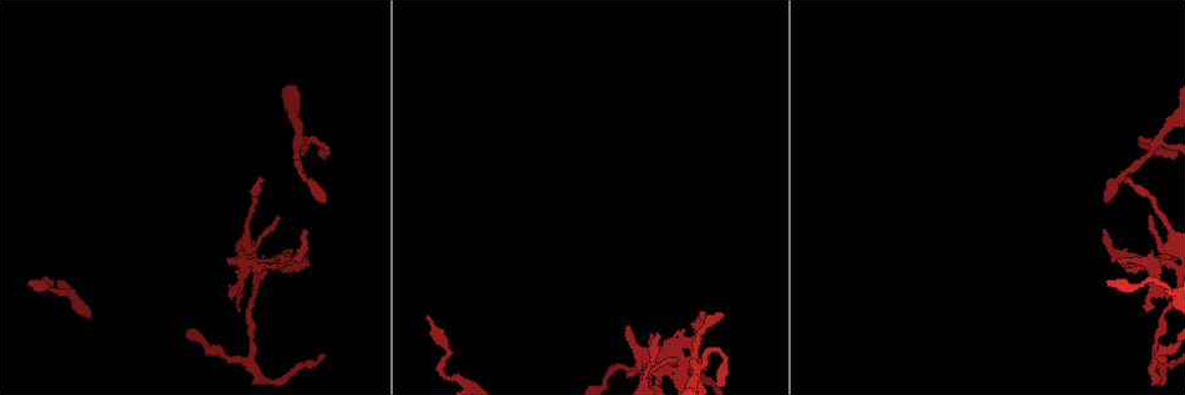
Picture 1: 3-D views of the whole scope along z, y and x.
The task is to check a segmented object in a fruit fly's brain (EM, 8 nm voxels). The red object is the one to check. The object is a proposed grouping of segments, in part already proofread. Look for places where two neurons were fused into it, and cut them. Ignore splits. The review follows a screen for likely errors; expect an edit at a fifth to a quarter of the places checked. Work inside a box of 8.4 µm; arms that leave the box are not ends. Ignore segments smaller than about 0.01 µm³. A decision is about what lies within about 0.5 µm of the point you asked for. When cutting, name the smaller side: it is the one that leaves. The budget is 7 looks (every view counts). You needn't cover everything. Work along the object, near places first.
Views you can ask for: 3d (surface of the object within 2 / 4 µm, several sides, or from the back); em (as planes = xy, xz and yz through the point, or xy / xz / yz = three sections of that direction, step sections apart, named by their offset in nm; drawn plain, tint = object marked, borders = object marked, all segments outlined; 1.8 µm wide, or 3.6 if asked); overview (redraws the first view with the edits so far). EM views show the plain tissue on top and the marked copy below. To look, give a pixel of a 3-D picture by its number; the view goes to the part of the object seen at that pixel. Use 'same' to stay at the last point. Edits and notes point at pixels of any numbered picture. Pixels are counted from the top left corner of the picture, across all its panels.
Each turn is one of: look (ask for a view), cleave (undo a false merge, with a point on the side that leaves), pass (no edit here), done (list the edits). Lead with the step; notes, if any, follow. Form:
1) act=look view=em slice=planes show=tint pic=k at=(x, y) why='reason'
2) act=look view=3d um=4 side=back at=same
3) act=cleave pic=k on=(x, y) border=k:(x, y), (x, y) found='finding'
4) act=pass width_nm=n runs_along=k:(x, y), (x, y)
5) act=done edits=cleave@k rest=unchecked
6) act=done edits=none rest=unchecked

act=look view=3d um=2 pic=1 at=(1161, 262)

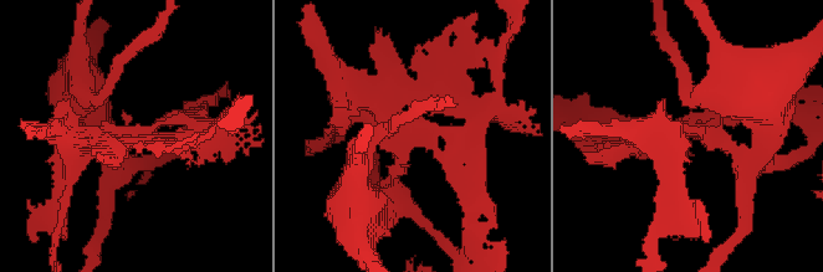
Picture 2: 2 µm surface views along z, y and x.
act=look view=em slice=yz step=8 show=tint pic=2 at=(115, 128)

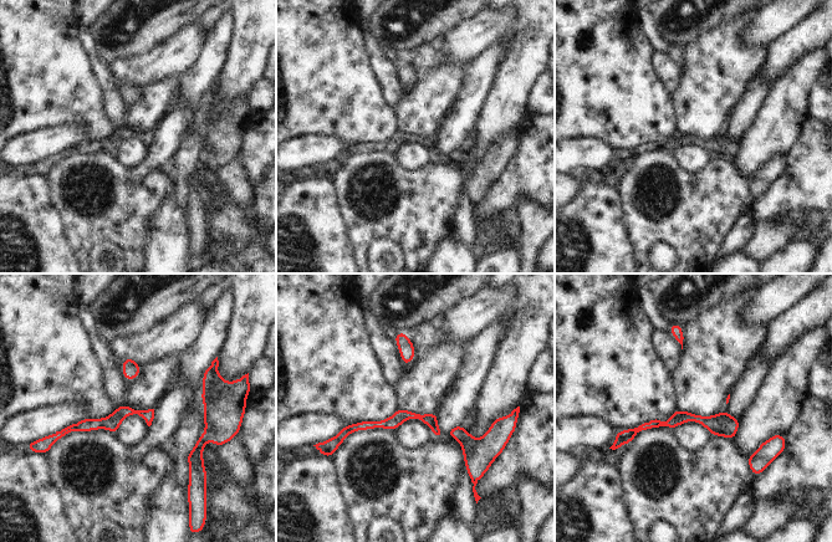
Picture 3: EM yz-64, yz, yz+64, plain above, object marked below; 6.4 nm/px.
act=look view=em slice=planes show=borders at=same

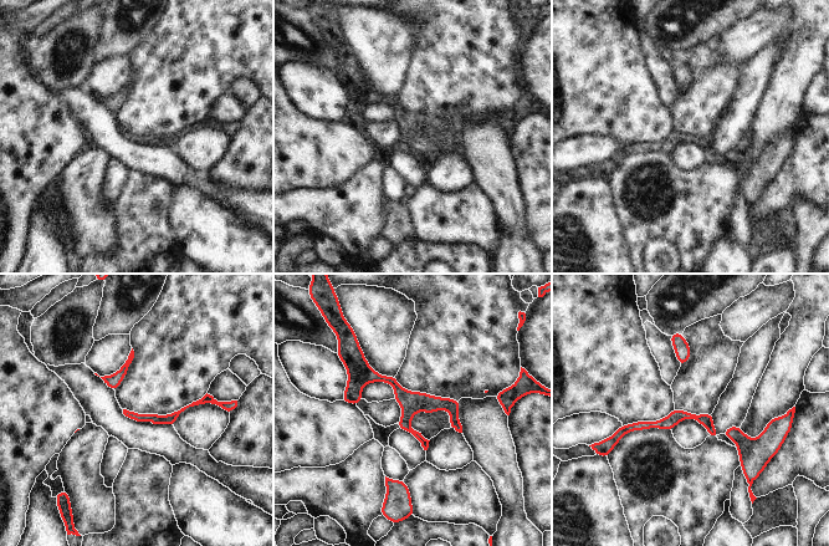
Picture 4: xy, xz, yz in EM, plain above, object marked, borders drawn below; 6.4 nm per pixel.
act=pass found='continuous, no second neuron'

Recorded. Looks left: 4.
act=look view=em um=3.6 slice=planes show=tint pic=1 at=(298, 140) why='sudden change in width'

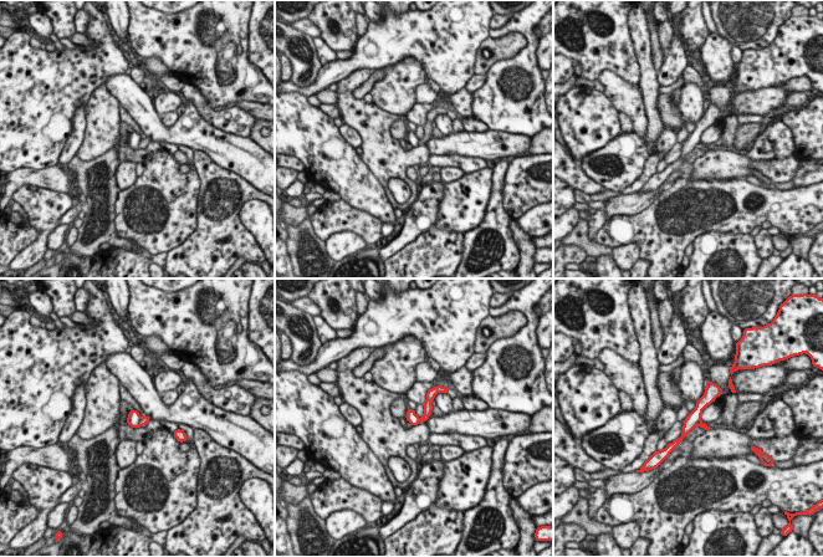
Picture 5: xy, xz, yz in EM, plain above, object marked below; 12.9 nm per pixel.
act=cleave pic=5 on=(133, 418) found='two neurons meet here'

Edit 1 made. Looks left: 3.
act=look view=overview why='see it whole again'

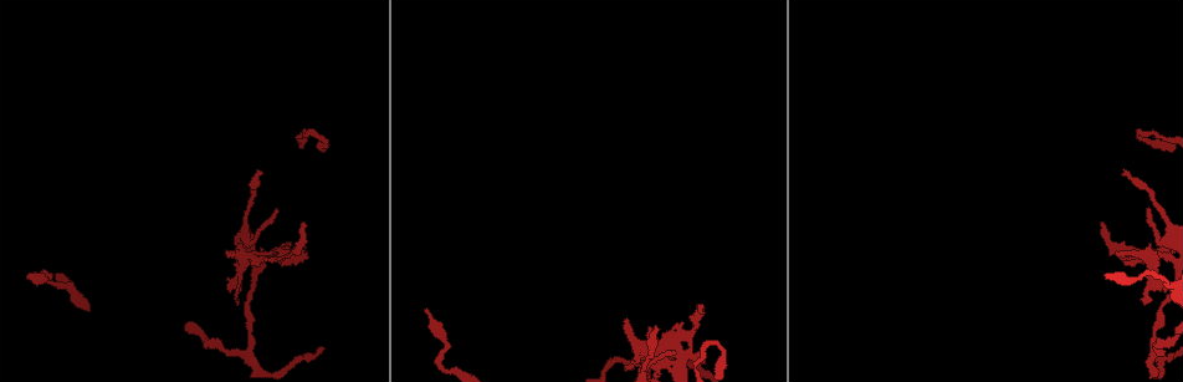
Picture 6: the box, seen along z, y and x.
act=look view=em slice=planes show=tint pic=6 at=(248, 348) why='three arms meet'

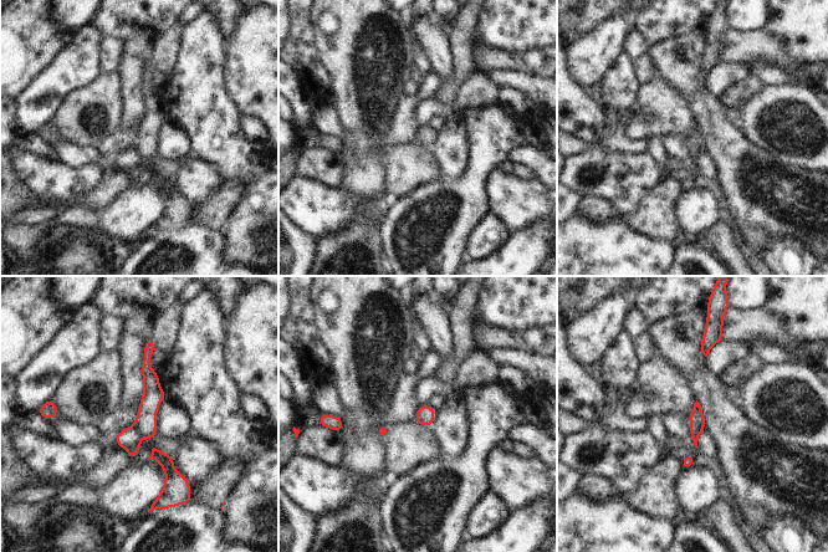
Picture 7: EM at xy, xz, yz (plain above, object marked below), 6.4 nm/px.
act=pass found='all the same neuron'

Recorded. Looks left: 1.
act=done edits=cleave@5 rest=unchecked

